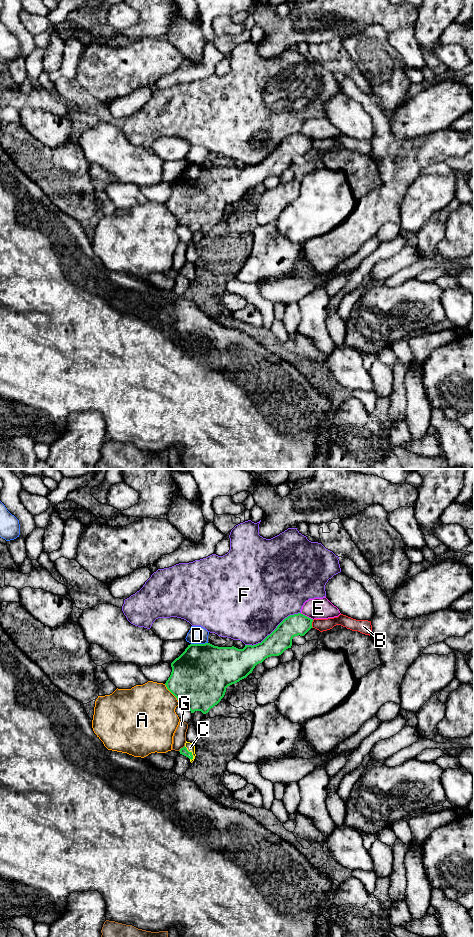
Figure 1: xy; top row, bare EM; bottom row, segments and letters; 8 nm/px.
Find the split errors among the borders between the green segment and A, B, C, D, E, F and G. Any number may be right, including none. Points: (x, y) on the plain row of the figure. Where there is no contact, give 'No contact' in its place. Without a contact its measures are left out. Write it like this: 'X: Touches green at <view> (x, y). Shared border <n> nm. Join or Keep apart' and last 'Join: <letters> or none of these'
A: Touches green at xy (172, 213). Shared border 200 nm. Keep apart
B: Touches green at xy (311, 144). Shared border 60 nm. Keep apart
C: Touches green at xy (191, 273). Shared border 130 nm. Join
D: Touches green at xy (199, 164). Shared border 140 nm. Keep apart
E: Touches green at xy (306, 136). Shared border 120 nm. Keep apart
F: Touches green at xy (273, 151). Shared border 500 nm. Keep apart
G: Touches green at xy (181, 268). Shared border 70 nm. Keep apart
Join: C

